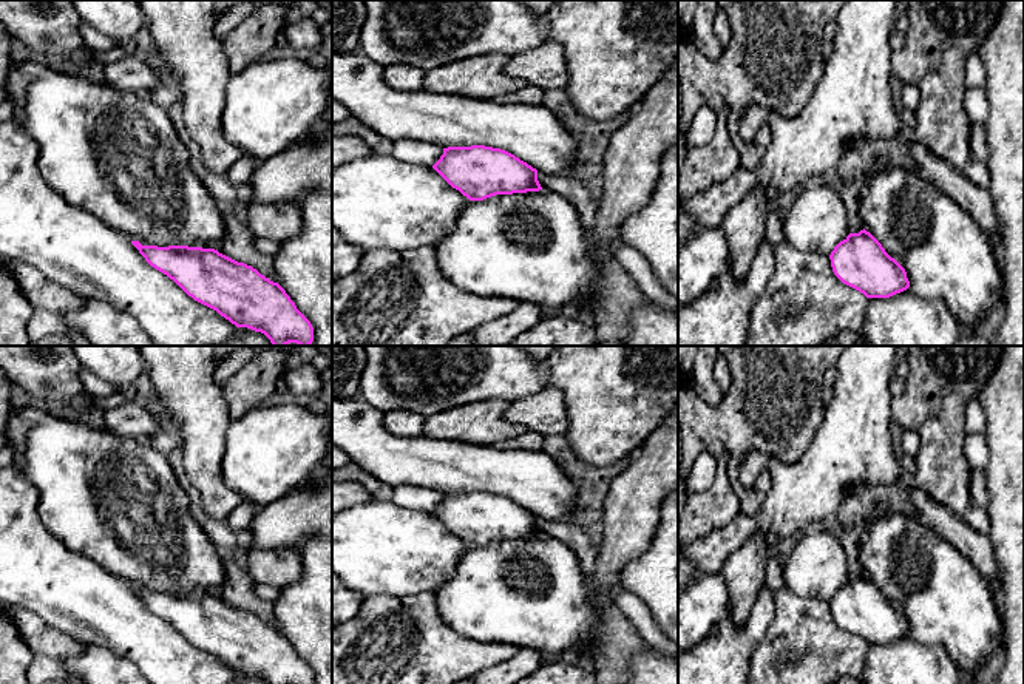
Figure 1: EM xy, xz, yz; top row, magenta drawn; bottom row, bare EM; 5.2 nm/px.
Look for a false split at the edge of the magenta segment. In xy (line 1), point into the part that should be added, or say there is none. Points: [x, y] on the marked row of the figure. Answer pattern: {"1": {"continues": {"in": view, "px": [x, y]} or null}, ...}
{"1": {"continues": null}}

